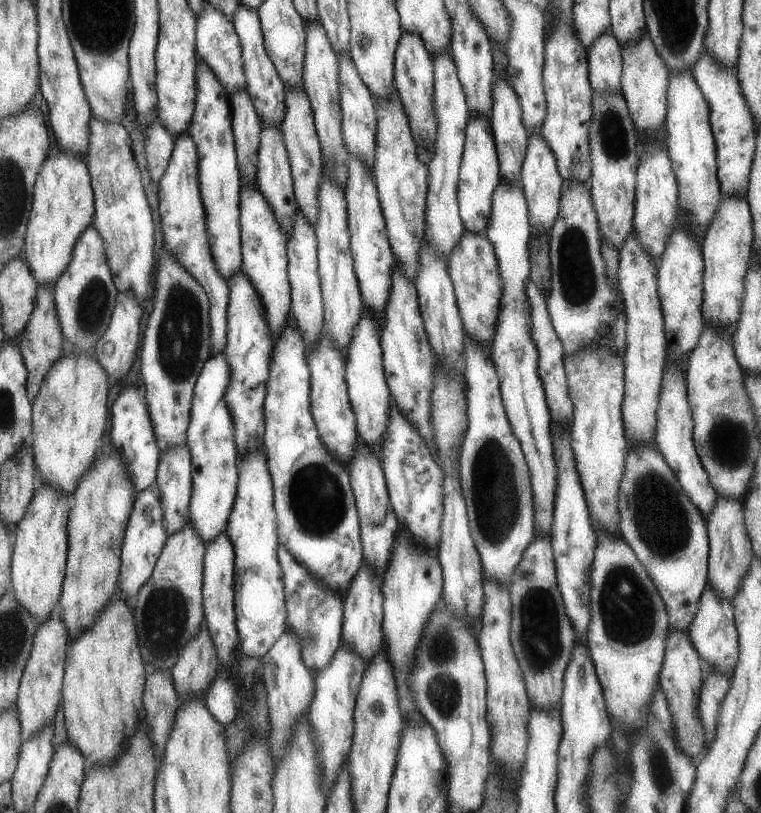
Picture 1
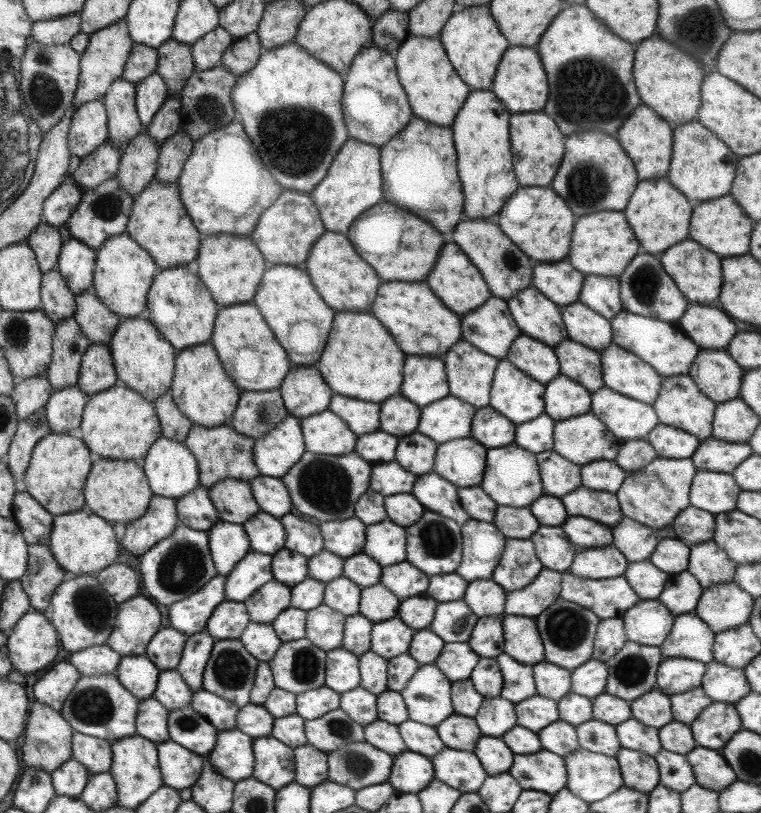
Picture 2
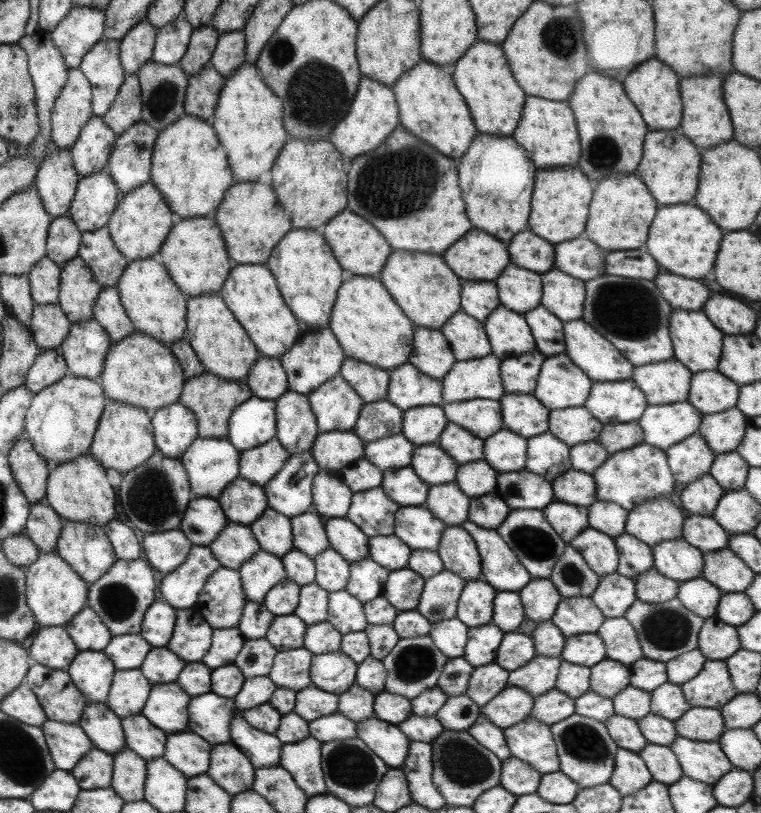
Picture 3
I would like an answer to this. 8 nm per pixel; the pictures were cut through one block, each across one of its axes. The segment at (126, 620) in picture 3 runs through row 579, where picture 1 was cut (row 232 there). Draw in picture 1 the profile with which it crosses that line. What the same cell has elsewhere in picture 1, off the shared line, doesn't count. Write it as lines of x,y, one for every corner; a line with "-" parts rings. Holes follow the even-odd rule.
97,118
89,119
89,138
87,138
85,161
91,179
94,198
94,213
91,224
103,240
105,260
111,272
111,280
119,294
135,292
137,300
145,300
153,294
153,275
158,248
153,237
153,220
141,186
141,175
131,153
131,140
127,130
119,122
103,122

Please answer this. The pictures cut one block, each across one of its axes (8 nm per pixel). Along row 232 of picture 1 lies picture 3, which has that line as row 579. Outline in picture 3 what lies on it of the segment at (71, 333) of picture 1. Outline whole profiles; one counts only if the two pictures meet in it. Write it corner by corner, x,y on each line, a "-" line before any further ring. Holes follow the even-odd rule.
64,521
59,534
55,554
87,585
99,580
117,560
99,526

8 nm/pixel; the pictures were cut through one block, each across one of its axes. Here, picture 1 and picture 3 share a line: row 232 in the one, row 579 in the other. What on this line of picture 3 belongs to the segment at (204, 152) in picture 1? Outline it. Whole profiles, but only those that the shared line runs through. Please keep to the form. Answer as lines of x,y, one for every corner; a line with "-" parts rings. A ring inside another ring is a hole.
217,568
203,585
196,600
196,610
212,630
238,626
246,603
237,571

